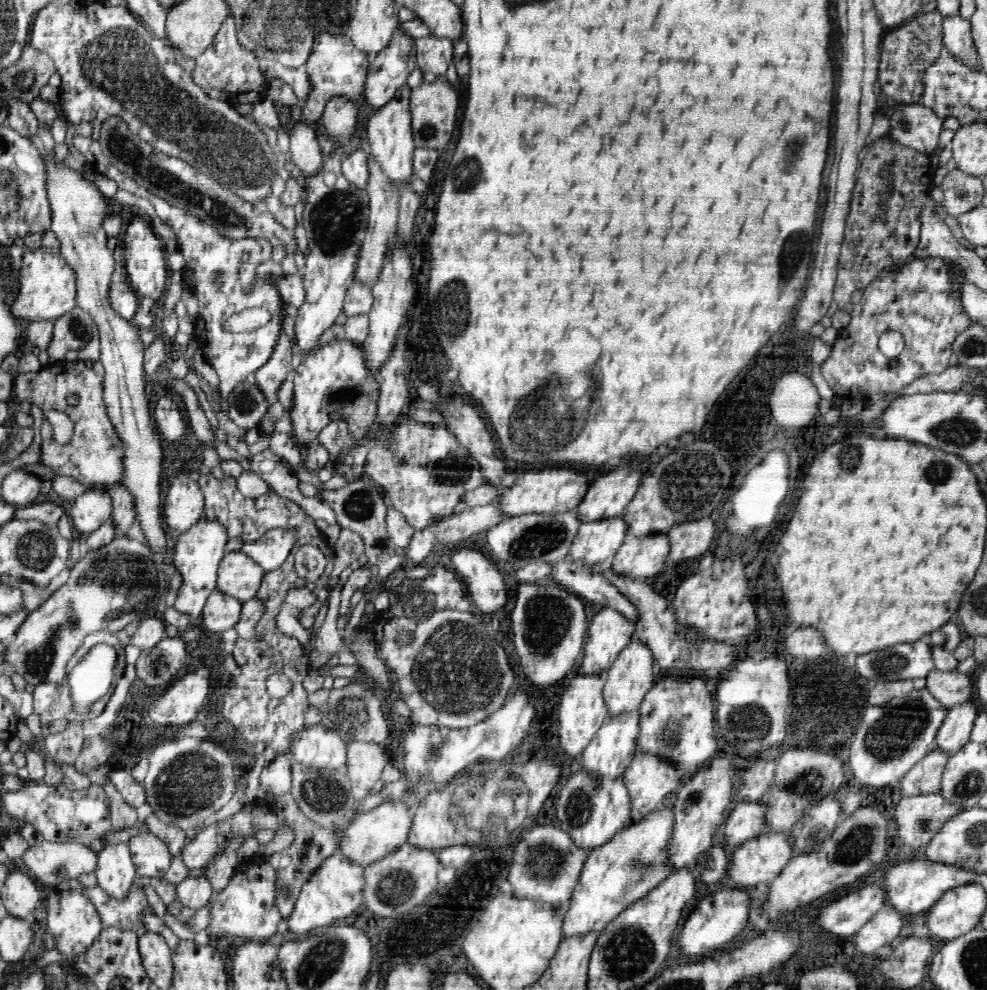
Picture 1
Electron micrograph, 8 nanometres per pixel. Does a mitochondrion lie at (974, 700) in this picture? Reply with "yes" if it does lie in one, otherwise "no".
no

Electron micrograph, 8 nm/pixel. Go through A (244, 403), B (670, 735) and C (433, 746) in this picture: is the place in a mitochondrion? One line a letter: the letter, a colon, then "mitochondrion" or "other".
A: mitochondrion
B: mitochondrion
C: mitochondrion

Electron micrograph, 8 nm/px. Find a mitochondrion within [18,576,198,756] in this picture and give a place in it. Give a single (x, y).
(38, 662)

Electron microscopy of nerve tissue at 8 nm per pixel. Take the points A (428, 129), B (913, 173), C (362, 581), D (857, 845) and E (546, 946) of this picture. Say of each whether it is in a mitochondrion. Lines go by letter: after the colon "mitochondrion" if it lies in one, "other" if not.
A: mitochondrion
B: other
C: other
D: mitochondrion
E: other

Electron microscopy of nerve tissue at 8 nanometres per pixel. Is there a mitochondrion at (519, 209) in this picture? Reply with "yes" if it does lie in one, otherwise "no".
no

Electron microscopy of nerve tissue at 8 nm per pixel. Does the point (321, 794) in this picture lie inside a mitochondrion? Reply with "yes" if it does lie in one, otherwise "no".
yes

